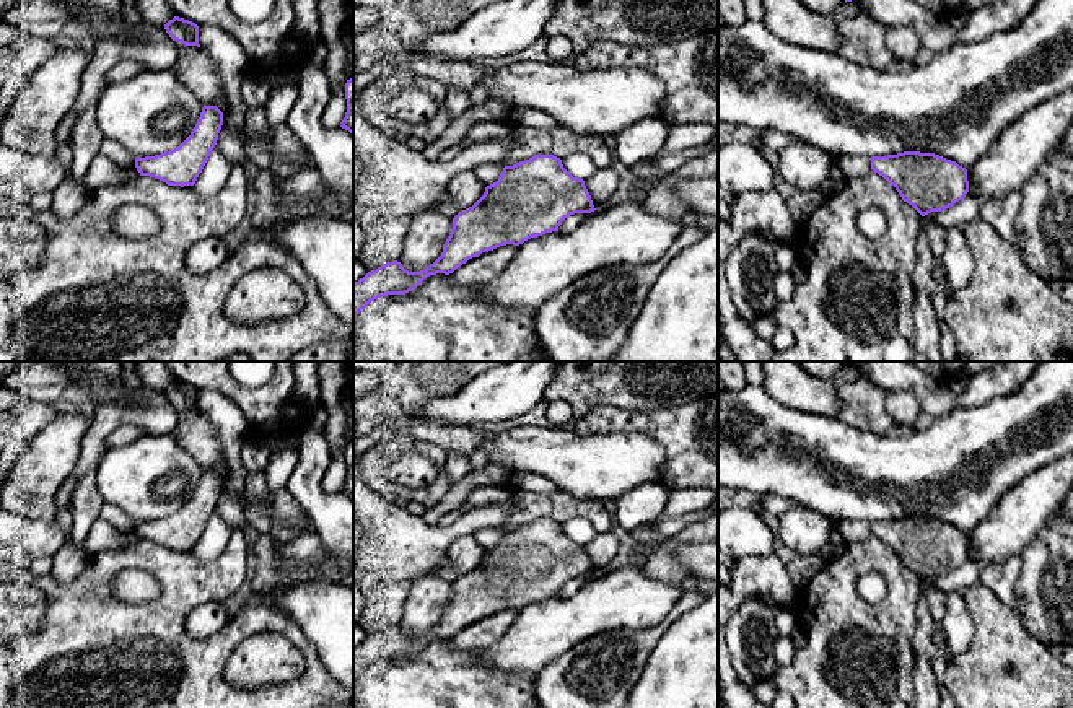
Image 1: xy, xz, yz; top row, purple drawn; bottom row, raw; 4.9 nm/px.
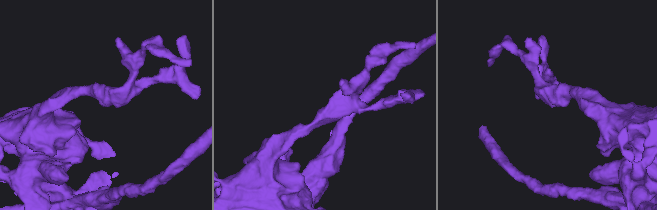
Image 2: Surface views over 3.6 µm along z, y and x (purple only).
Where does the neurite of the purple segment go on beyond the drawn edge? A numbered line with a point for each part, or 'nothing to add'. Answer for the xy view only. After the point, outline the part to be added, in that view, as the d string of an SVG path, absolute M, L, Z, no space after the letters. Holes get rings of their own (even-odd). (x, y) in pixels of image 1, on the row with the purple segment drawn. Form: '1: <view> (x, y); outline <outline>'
nothing to add

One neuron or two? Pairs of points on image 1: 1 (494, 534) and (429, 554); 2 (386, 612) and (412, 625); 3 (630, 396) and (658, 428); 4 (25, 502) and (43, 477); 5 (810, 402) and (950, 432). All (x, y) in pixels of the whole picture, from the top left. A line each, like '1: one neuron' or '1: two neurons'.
1: two neurons
2: two neurons
3: two neurons
4: one neuron
5: two neurons

